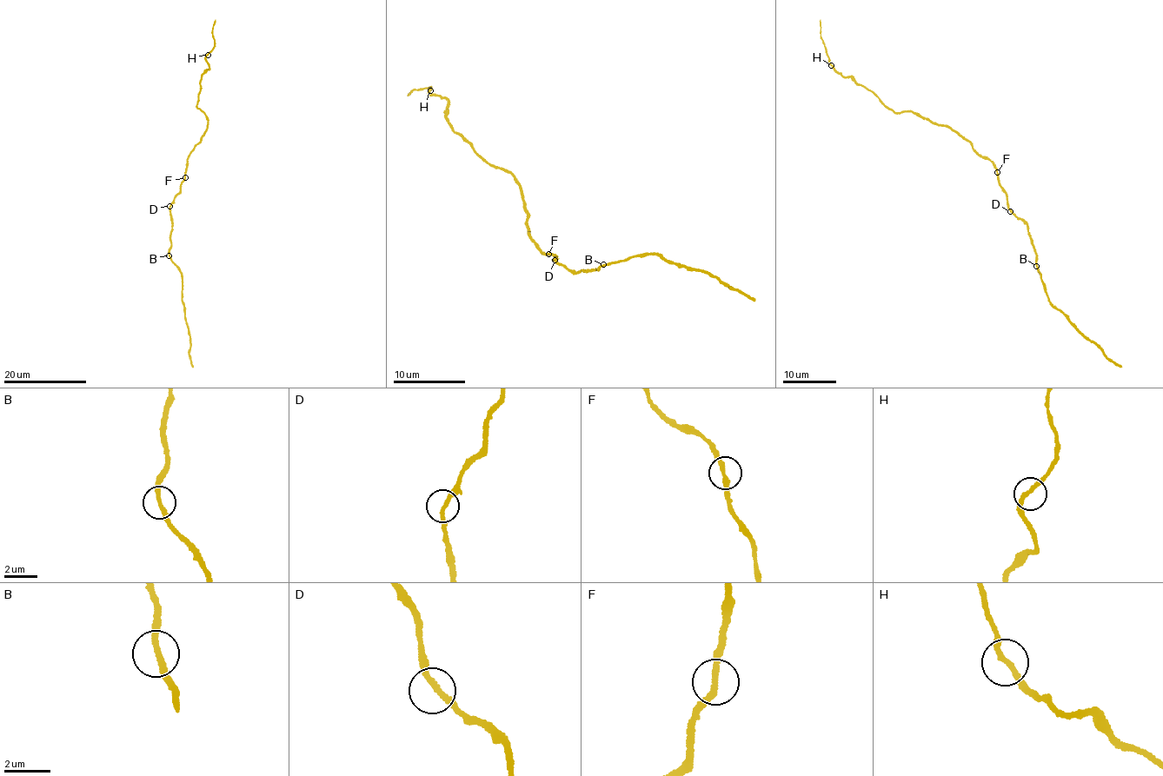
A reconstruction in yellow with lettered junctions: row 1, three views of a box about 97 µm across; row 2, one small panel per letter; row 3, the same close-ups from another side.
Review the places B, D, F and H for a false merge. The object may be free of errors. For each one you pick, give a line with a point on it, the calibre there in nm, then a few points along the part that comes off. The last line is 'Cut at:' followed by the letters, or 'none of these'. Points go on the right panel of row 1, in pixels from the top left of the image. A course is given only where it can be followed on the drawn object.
Cut at: none of these

